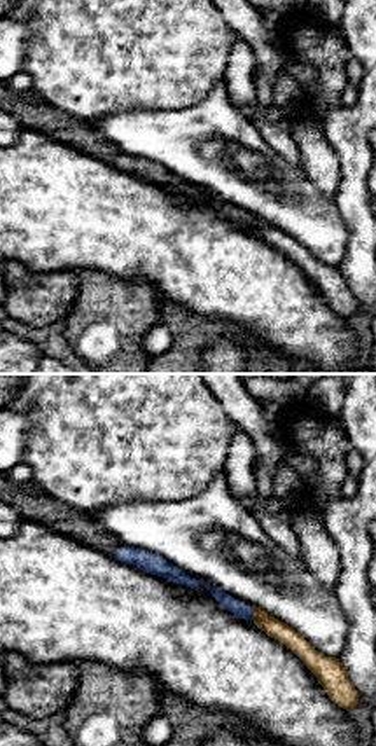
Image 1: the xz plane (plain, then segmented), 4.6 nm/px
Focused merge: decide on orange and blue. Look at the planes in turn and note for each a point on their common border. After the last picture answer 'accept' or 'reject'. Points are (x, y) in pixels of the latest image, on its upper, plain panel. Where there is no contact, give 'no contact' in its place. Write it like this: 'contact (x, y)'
contact (252, 221)

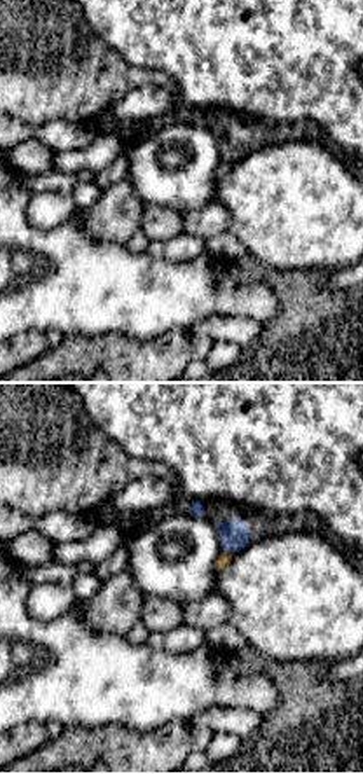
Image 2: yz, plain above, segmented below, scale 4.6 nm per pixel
contact (229, 161)

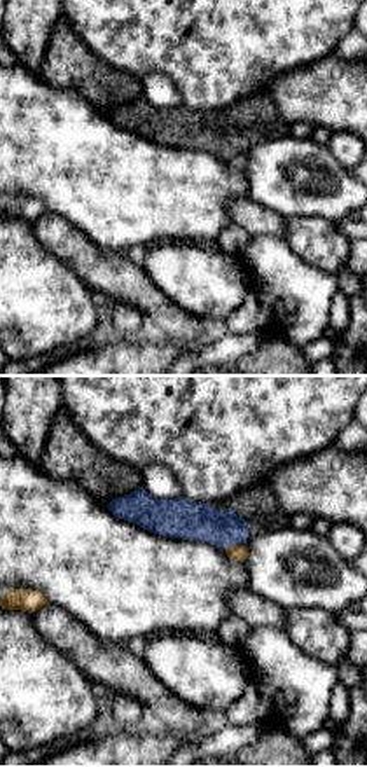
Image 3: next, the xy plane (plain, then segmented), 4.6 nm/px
contact (233, 154)

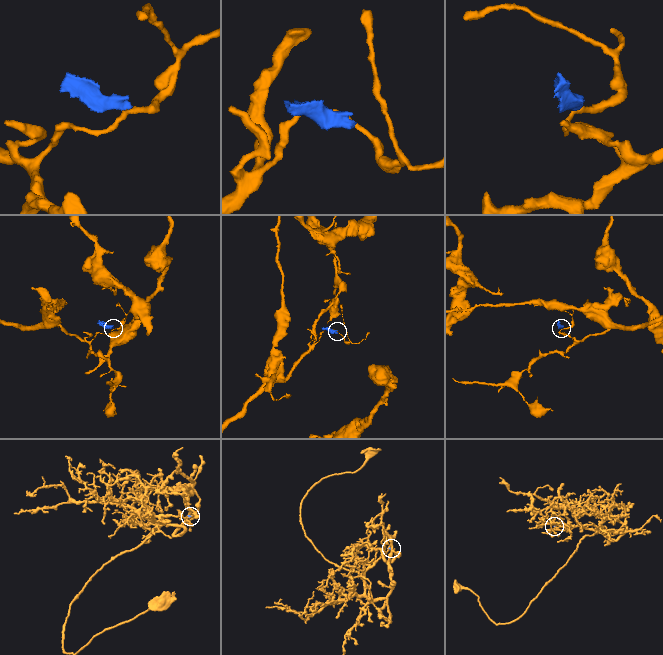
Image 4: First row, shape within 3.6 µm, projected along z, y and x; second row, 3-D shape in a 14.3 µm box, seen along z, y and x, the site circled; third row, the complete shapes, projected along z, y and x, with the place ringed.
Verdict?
reject

